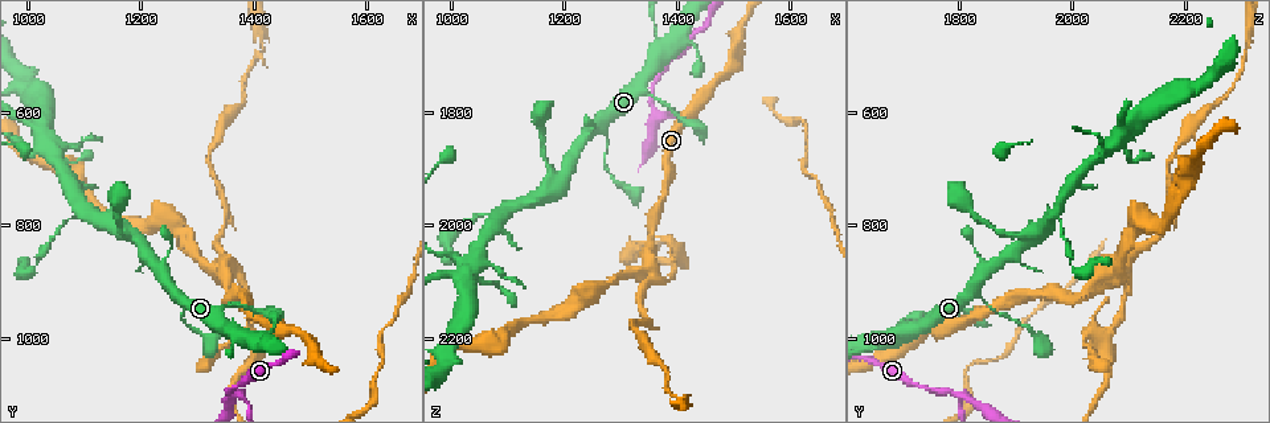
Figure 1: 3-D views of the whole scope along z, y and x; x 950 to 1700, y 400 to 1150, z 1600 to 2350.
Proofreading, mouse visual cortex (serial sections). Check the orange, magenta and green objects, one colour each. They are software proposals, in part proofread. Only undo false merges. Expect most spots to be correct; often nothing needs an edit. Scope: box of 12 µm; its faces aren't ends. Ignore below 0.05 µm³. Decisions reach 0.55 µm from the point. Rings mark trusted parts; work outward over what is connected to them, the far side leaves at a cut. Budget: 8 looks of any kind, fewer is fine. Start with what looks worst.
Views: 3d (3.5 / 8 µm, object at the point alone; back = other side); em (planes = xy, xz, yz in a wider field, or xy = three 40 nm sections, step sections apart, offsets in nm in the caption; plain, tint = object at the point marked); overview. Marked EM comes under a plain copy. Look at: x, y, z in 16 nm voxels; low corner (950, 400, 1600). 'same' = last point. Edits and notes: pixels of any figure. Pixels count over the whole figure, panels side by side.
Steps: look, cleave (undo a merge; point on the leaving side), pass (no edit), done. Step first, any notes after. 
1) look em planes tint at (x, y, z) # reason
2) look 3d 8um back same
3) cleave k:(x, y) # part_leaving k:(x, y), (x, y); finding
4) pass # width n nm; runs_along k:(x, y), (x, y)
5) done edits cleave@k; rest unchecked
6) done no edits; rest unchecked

look 3d 8um at (1350, 880, 2070) # thick turns thin

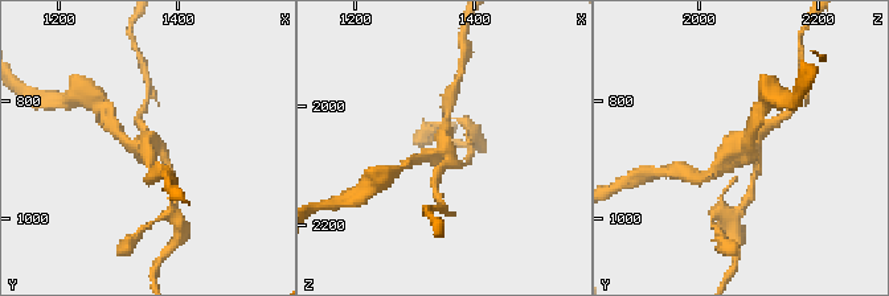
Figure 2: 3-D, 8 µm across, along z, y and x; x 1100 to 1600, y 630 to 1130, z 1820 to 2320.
look em xy step 1 tint at (1350, 875, 2070) # shape alone is not enough

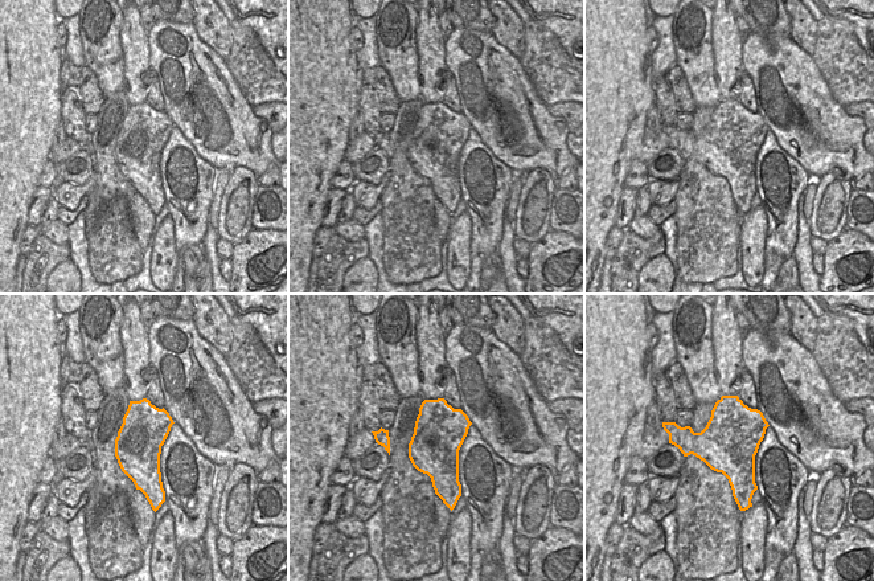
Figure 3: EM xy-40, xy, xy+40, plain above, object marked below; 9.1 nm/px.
cleave 2:(437, 173) # two cells meet here

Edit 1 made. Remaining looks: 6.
look 3d 3.5um at (1265, 925, 1820) # a fork

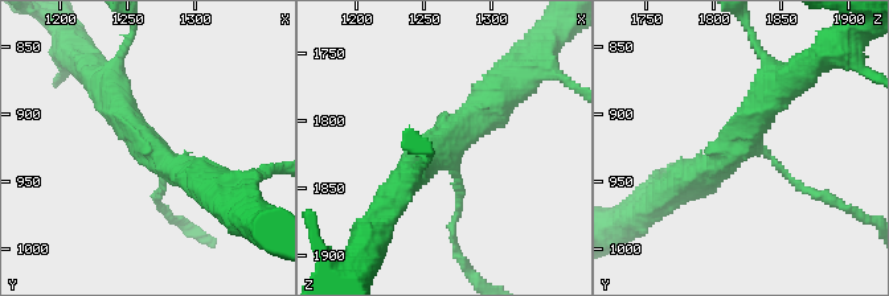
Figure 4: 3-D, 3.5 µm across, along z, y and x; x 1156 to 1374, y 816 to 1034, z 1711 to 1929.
look em xy step 5 tint at (1262, 922, 1822) # arms 3; arm_widths 100, 400, 400 nm; now the EM

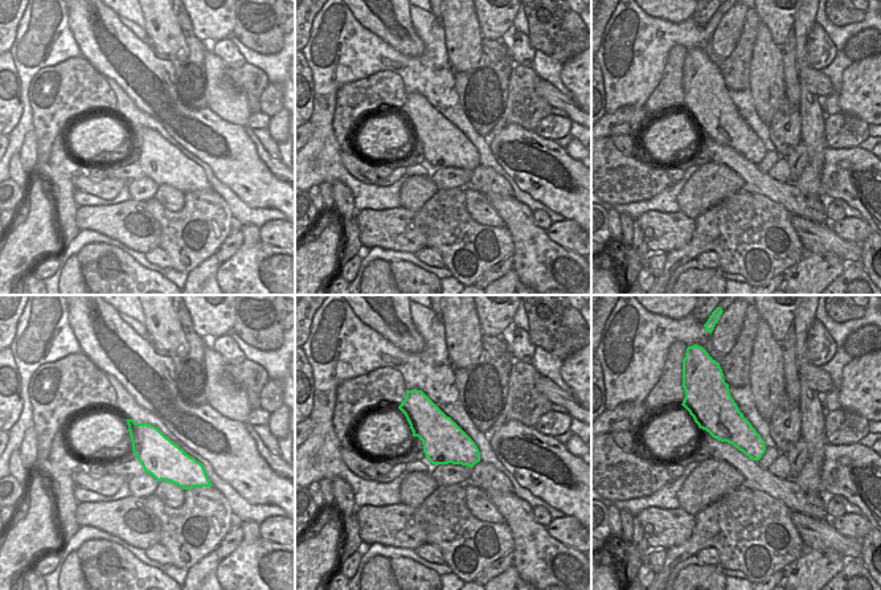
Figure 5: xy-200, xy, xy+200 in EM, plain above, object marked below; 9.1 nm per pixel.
pass # runs_along 4:(203, 179), (150, 149), (101, 81); continuous, no second cell

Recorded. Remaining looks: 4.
look 3d 8um at (1035, 660, 2070) # calibre changes

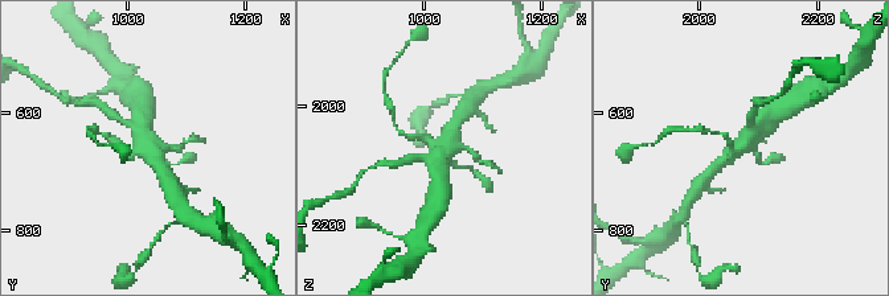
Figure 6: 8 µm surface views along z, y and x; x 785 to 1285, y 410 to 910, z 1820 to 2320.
look em xy step 3 tint at (1040, 655, 2070) # now the EM

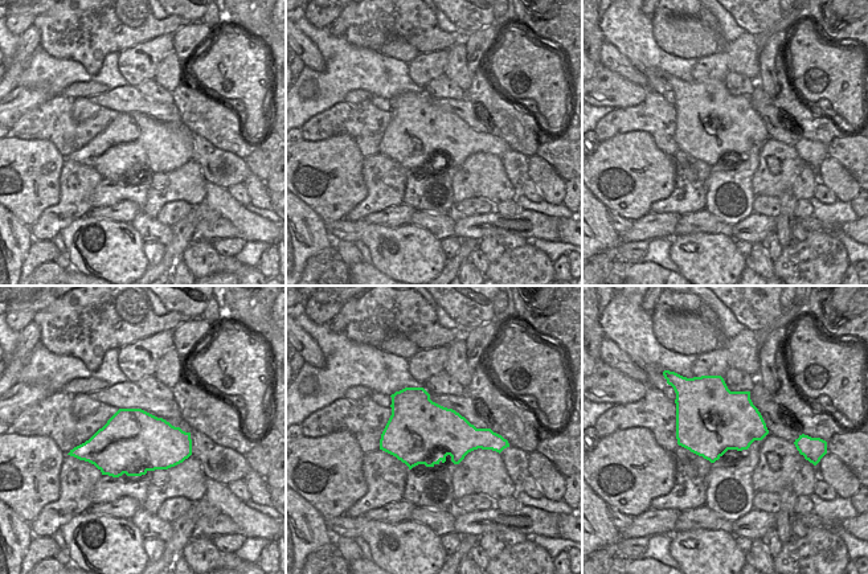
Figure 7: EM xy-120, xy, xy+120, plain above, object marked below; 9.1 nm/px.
pass # runs_along 6:(712, 171), (750, 139), (765, 119); all the same cell

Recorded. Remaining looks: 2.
done edits cleave@2; rest unchecked

